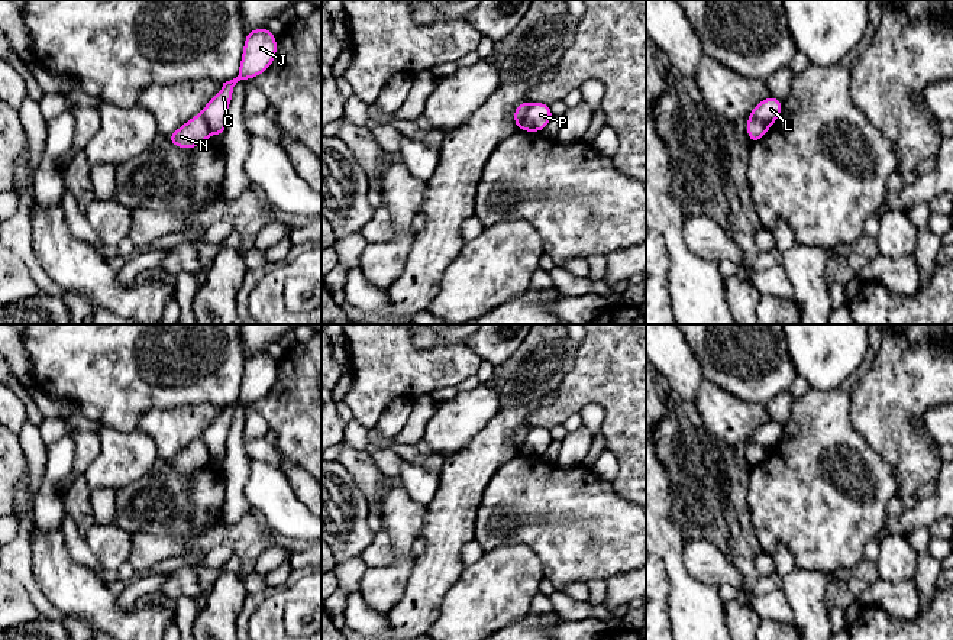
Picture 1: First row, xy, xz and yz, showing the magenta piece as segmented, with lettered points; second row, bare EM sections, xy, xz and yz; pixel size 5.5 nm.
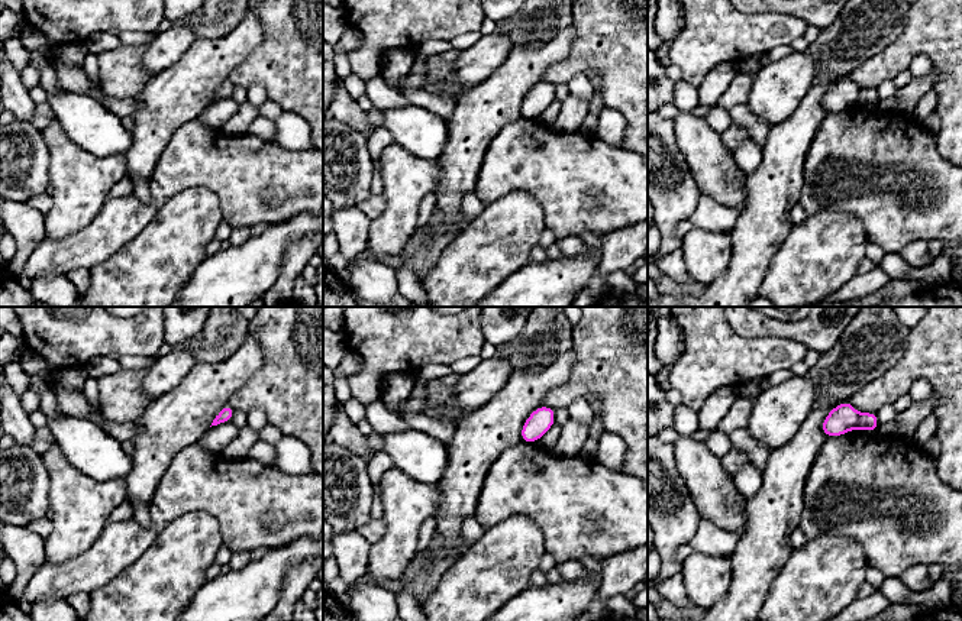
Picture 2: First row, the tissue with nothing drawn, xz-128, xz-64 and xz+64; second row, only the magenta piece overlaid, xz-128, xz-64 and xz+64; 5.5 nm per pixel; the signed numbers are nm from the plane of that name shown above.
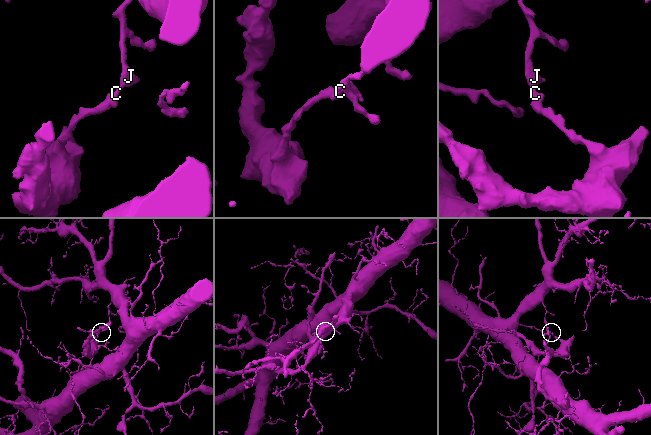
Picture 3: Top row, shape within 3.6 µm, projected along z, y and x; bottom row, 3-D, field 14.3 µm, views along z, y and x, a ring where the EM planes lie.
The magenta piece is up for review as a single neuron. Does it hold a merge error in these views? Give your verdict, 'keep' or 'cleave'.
cleave

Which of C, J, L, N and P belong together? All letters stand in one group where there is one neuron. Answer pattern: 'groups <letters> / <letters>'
groups C J L P / N

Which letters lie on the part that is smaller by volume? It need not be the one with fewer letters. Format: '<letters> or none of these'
N

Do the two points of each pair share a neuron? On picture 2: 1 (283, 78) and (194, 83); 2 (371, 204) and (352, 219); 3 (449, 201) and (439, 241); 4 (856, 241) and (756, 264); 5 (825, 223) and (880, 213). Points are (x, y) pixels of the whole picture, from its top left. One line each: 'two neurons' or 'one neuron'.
1: two neurons
2: two neurons
3: one neuron
4: two neurons
5: two neurons

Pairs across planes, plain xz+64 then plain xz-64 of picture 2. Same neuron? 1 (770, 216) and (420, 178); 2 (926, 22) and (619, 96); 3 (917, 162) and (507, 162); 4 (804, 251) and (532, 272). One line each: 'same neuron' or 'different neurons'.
1: different neurons
2: same neuron
3: same neuron
4: different neurons

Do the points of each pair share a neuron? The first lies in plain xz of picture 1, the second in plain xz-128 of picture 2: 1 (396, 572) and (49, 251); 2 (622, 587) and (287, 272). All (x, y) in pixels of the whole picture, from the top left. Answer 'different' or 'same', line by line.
1: different
2: same

